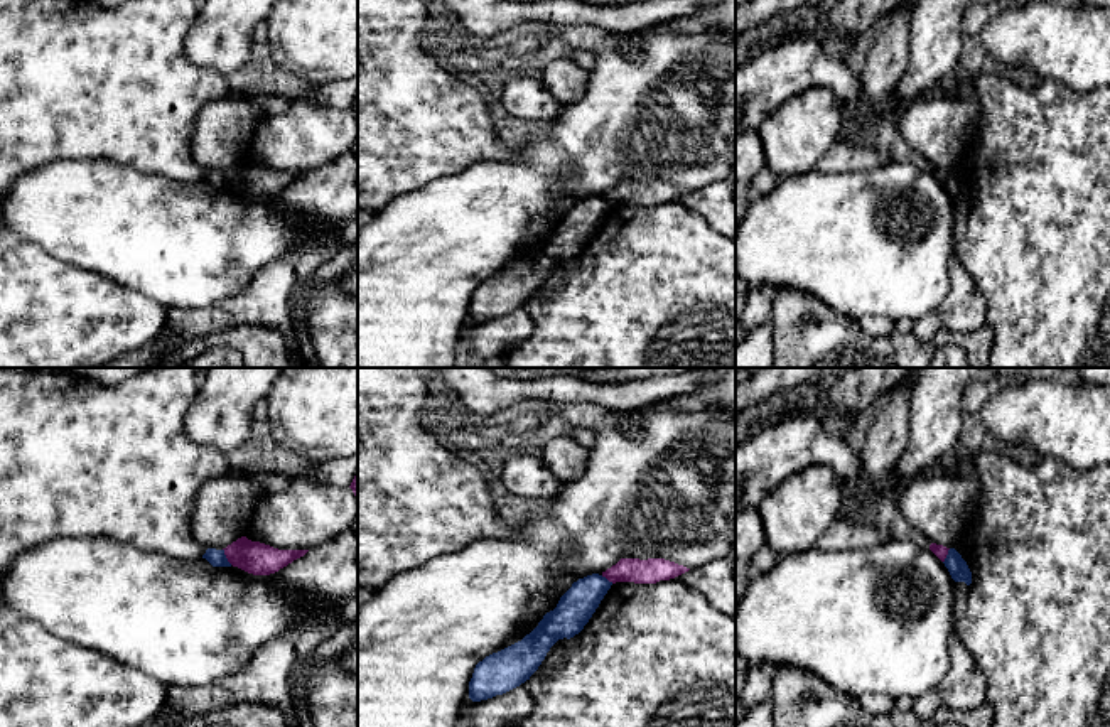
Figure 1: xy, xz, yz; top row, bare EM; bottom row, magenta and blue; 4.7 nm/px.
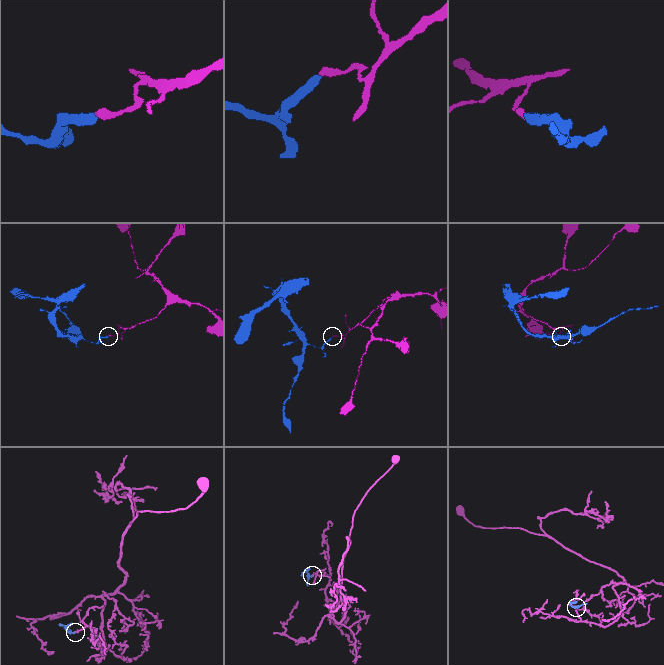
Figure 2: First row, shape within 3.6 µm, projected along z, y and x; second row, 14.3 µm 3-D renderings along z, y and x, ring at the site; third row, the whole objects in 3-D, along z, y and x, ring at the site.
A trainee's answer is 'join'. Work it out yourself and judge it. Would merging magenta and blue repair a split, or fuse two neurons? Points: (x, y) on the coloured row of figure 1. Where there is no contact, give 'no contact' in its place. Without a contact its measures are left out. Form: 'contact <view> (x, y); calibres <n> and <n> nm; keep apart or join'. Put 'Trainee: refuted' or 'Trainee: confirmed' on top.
Trainee: refuted
contact xy (226, 557); calibres 160 and 80 nm; keep apart

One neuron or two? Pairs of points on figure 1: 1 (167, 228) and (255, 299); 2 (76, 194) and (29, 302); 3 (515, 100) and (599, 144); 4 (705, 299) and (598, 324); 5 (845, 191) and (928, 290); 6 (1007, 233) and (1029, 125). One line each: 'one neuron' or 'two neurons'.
1: two neurons
2: two neurons
3: two neurons
4: one neuron
5: one neuron
6: one neuron

